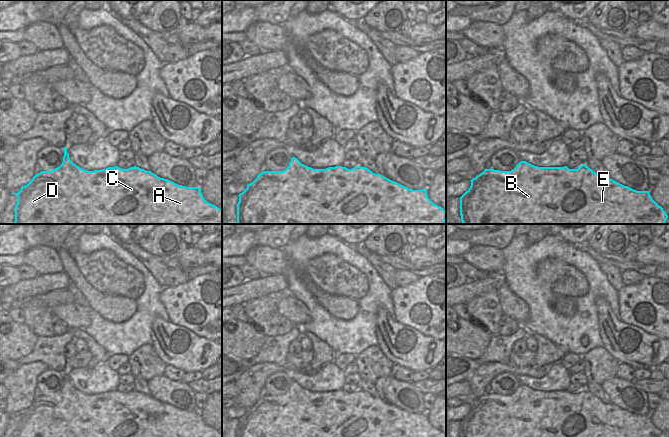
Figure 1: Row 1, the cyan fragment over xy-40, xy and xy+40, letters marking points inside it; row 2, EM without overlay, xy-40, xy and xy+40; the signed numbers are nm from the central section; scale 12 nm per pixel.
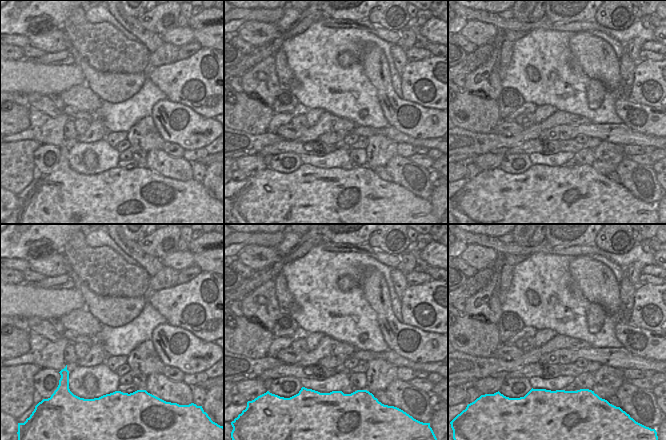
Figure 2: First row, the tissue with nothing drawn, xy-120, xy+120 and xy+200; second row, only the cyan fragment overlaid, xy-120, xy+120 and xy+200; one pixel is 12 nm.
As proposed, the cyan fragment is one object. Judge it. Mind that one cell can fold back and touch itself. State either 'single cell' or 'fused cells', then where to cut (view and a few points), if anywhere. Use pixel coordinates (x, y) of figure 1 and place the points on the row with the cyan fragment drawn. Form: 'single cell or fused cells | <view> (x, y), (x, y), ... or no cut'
single cell | no cut

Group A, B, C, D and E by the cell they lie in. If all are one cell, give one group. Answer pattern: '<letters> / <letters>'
A B C D E

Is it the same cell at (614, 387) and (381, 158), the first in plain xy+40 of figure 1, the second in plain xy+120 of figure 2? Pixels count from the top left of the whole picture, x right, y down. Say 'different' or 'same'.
different

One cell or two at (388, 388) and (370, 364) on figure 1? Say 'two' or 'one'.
two

